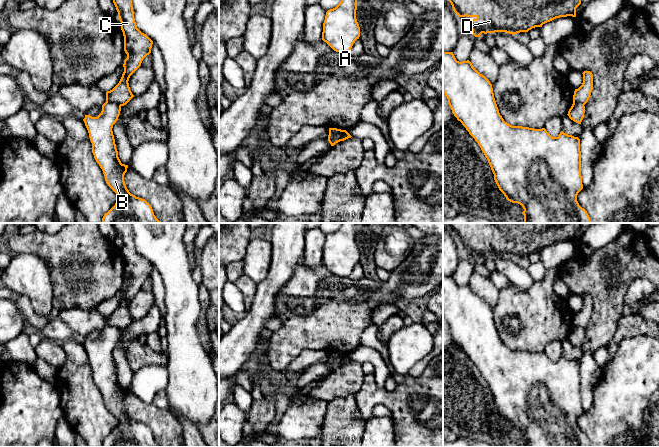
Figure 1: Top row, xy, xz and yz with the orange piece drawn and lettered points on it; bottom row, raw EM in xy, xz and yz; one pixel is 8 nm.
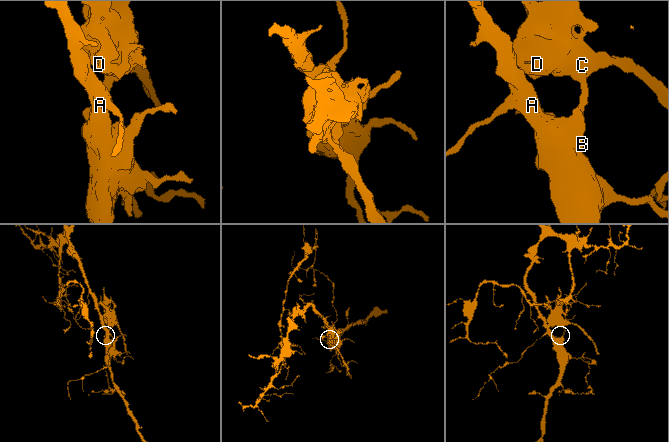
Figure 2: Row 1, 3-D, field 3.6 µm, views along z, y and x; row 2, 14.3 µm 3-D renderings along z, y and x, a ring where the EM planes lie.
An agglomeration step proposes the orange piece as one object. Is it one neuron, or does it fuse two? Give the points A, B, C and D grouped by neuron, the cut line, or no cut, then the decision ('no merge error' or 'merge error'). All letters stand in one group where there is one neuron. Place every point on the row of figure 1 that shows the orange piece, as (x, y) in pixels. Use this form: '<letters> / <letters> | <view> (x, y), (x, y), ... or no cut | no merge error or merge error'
A B / C D | xz (342, 130), (337, 137), (328, 137) | merge error

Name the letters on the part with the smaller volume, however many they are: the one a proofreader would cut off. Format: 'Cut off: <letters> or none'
Cut off: C, D

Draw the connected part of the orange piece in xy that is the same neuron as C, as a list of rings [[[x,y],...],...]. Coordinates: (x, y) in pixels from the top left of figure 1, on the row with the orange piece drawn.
[[[113,0],[113,3],[121,22],[127,58],[124,60],[124,72],[119,83],[106,92],[106,102],[124,106],[134,97],[129,87],[129,78],[141,66],[143,59],[151,53],[153,41],[137,28],[132,0]]]

